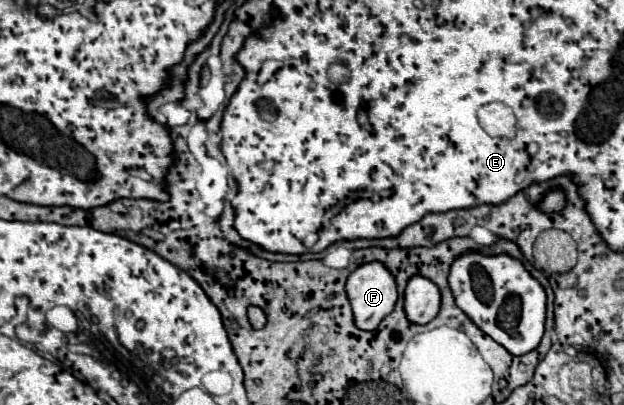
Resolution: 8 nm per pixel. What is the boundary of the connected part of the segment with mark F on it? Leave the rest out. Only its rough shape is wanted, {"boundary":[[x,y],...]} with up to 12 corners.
{"boundary":[[382,263],[346,281],[354,325],[378,329],[398,299]]}

